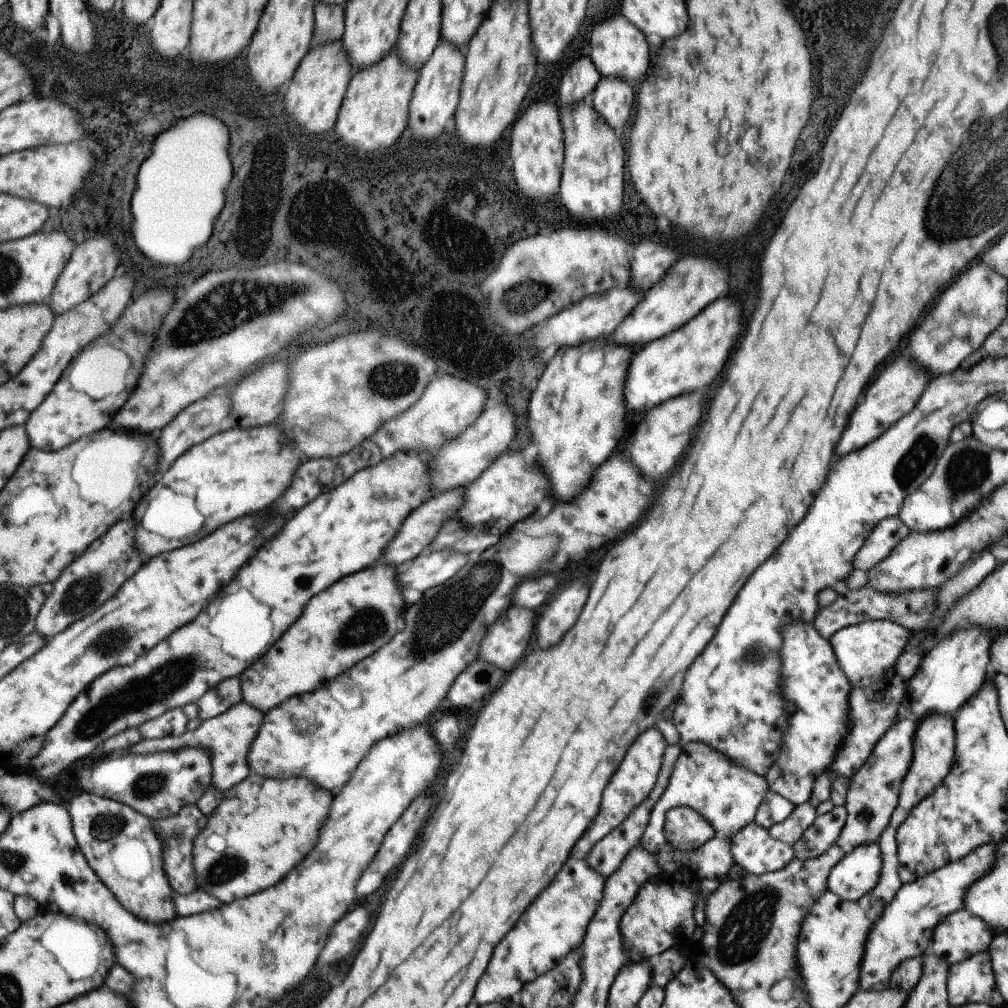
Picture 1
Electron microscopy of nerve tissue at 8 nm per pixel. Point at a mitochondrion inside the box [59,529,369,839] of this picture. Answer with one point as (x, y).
(161, 683)

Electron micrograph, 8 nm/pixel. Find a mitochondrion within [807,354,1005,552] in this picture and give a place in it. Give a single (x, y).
(969, 468)

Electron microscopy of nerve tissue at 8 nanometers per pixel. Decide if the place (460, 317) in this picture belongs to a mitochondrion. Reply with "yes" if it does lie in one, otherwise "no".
no

